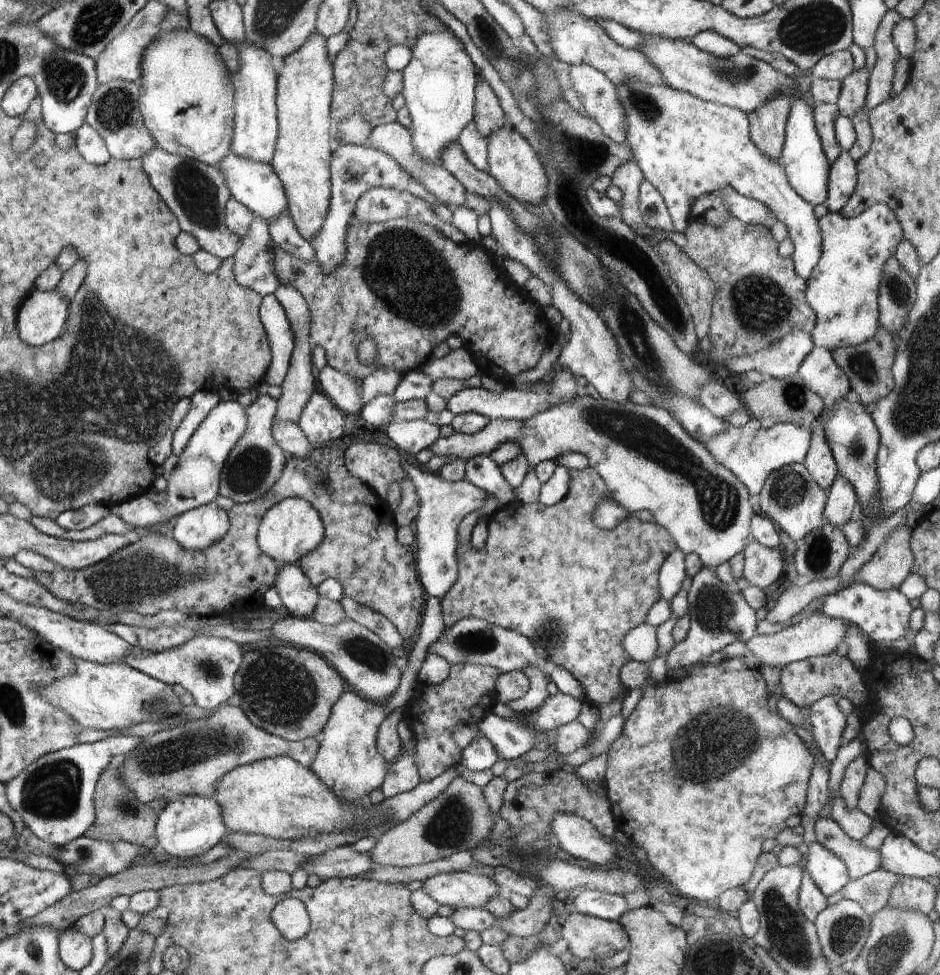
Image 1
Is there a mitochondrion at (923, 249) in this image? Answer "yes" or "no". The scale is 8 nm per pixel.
no

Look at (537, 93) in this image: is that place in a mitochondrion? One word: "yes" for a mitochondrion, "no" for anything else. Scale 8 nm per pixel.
yes

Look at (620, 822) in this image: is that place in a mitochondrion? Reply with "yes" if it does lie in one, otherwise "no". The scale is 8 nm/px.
no

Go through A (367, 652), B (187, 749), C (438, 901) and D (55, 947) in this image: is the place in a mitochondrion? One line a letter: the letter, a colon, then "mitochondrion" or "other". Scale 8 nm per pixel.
A: mitochondrion
B: mitochondrion
C: other
D: other

